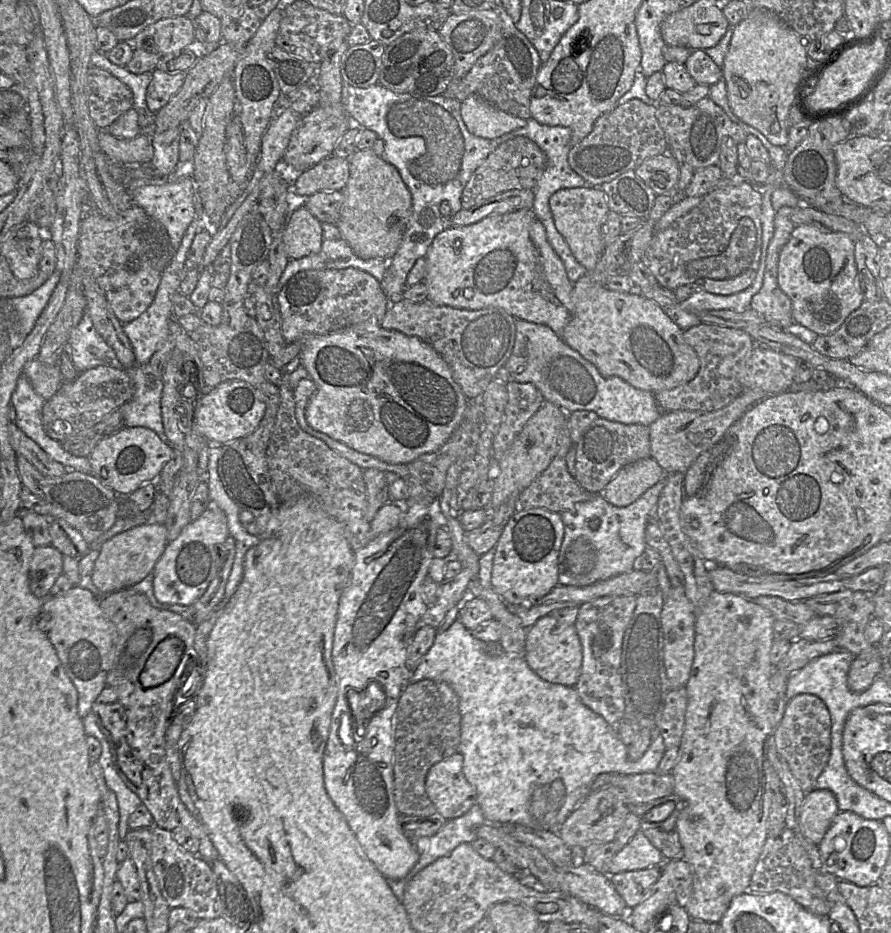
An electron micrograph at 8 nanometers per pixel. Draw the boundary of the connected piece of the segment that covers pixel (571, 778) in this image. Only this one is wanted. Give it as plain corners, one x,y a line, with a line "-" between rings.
457,619
447,630
437,632
433,645
411,676
413,682
424,679
445,682
457,694
461,714
459,752
463,756
462,770
476,790
477,801
464,815
446,821
436,834
412,840
419,853
417,863
403,879
387,879
401,903
408,882
417,873
437,859
449,855
459,844
470,844
478,837
477,828
487,821
517,823
538,830
557,830
591,792
591,784
599,774
655,772
667,750
662,734
652,731
654,740
644,755
637,761
628,760
628,746
621,741
618,732
582,702
574,687
543,680
524,658
517,655
505,652
499,656
488,655
486,645

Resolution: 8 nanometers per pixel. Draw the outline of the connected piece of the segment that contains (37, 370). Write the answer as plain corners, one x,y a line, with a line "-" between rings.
36,357
24,366
22,374
29,379
33,389
44,400
50,399
62,384
59,362
49,366

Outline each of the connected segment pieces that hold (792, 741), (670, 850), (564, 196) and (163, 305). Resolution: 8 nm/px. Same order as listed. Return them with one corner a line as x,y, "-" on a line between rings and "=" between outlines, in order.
799,694
787,702
784,717
774,732
779,753
788,763
793,775
806,792
812,792
814,785
826,768
831,756
832,722
829,709
825,702
813,694
=
678,794
667,796
676,805
676,809
665,821
650,822
642,820
640,830
648,840
661,851
666,860
681,860
684,858
684,849
677,831
677,820
686,806
686,802
=
591,185
561,189
550,197
549,207
554,225
567,242
575,259
586,271
592,271
606,248
600,235
600,227
610,211
605,192
600,187
=
197,215
194,217
191,224
188,226
179,248
175,252
171,262
168,264
162,273
161,281
158,286
156,295
150,306
135,320
130,323
124,324
123,330
129,338
133,351
135,354
136,364
145,366
151,357
161,348
169,335
169,321
172,317
172,296
179,291
179,286
182,282
182,274
186,272
185,260
189,248
195,235
201,230
207,230
211,235
216,232
217,226
206,225

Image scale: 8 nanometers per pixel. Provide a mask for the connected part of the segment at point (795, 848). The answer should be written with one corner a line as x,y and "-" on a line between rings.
788,827
778,836
767,837
752,875
749,891
755,894
782,892
815,915
827,916
831,909
825,893
816,884
815,871
807,851
796,833

